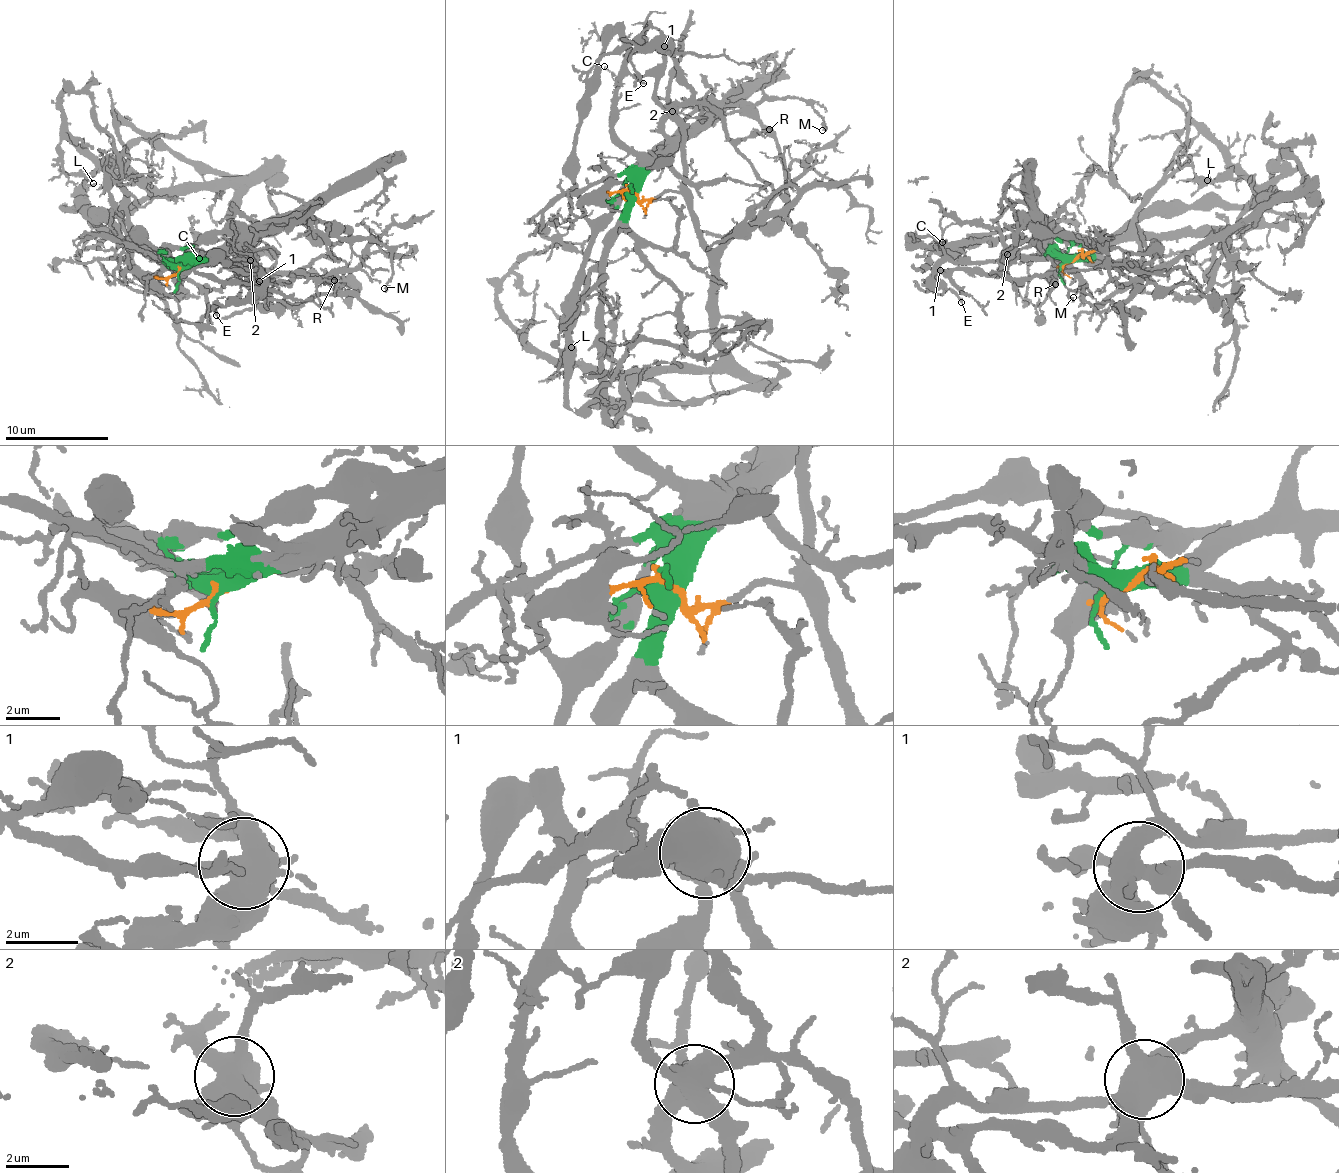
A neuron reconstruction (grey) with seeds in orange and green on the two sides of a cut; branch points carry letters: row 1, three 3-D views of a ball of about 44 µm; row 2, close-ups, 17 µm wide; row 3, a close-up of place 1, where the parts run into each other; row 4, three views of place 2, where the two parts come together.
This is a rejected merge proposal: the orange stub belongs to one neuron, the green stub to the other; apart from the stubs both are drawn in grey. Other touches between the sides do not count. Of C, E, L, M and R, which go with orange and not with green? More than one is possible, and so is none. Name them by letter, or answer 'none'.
E, L

